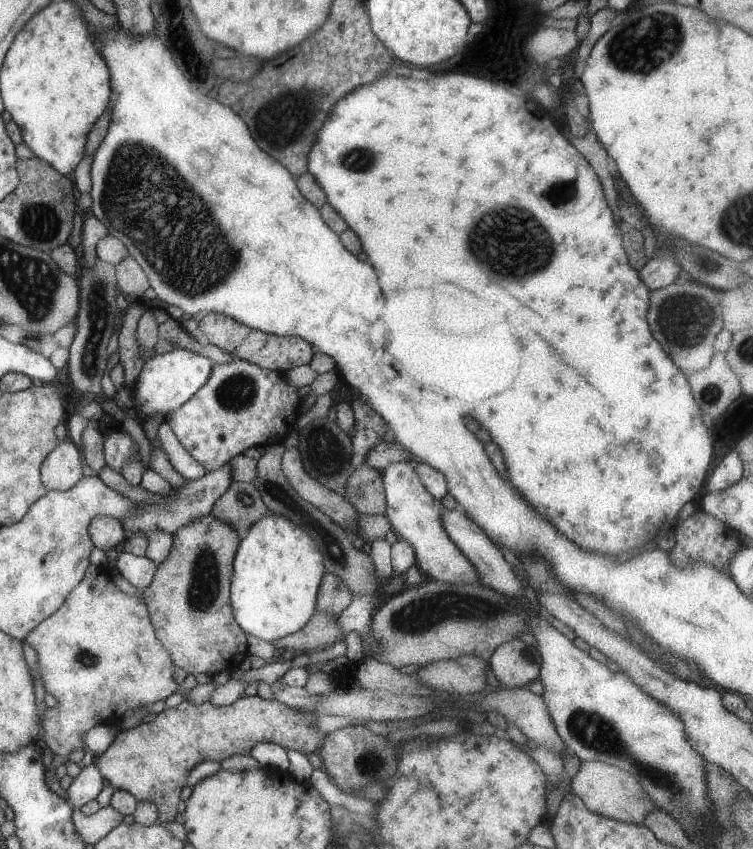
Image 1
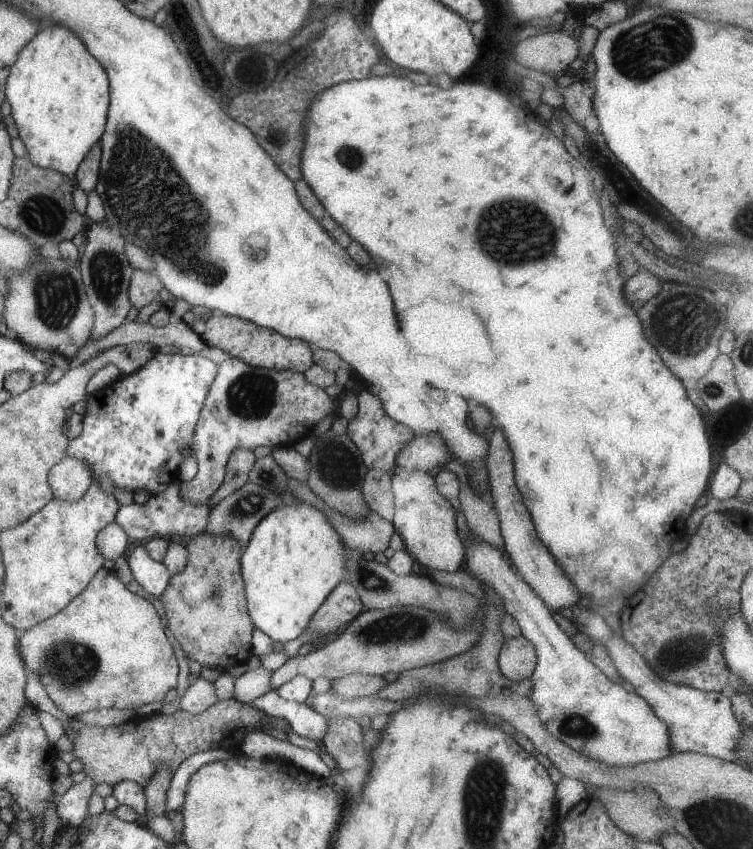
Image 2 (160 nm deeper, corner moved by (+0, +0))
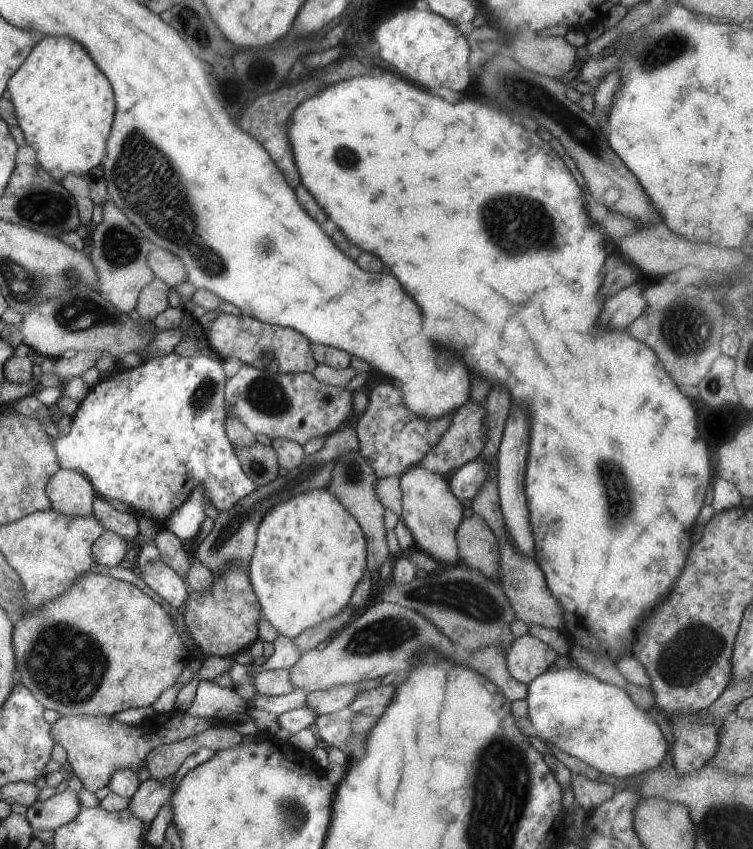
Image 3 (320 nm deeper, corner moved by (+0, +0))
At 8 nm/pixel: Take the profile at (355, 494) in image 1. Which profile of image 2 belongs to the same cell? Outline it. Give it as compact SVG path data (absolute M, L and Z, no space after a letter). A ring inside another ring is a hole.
M368 469L363 477L361 492L368 508L391 523L394 515L394 504L390 477L390 473Z

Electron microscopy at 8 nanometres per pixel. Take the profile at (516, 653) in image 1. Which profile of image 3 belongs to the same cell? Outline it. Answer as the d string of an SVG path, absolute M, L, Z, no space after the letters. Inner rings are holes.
M529 633L516 637L504 655L509 674L525 685L547 671L555 656L551 647Z

